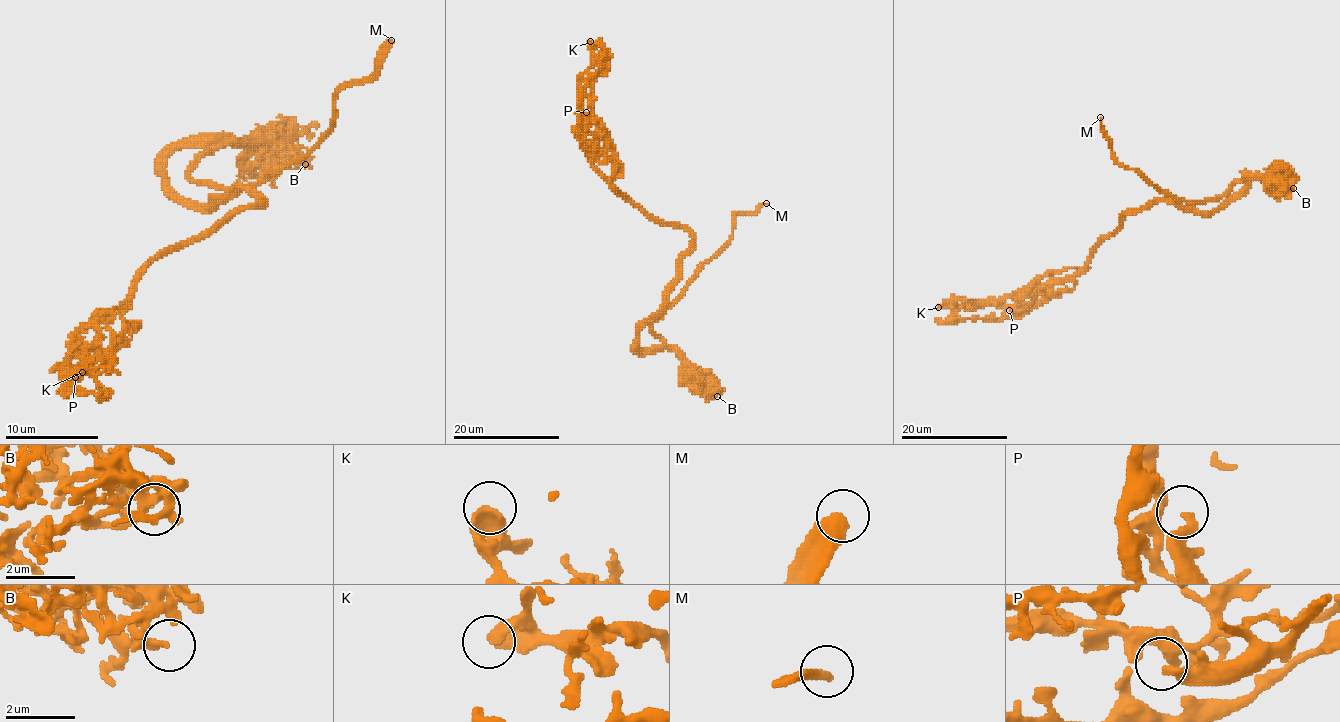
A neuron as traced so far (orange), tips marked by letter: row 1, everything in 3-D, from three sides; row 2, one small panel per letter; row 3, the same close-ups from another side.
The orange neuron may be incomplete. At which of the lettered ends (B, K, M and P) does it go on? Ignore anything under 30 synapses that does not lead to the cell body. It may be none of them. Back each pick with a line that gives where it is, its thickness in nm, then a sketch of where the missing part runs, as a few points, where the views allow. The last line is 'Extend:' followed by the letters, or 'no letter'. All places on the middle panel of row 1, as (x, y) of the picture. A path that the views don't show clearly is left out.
M: (766, 203) | 380 nm | (766, 203), (776, 204), (764, 206), (757, 184)
Extend: M

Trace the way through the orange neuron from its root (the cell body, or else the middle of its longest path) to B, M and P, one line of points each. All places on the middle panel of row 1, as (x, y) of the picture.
B: (672, 281), (665, 305), (641, 329), (637, 346), (673, 350), (697, 374), (697, 381), (706, 391), (717, 396)
M: (672, 281), (665, 305), (639, 331), (639, 349), (663, 345), (651, 325), (726, 243), (733, 218), (766, 203)
P: (672, 281), (692, 235), (645, 215), (621, 194), (611, 182), (622, 170), (615, 150), (589, 131), (586, 112)

